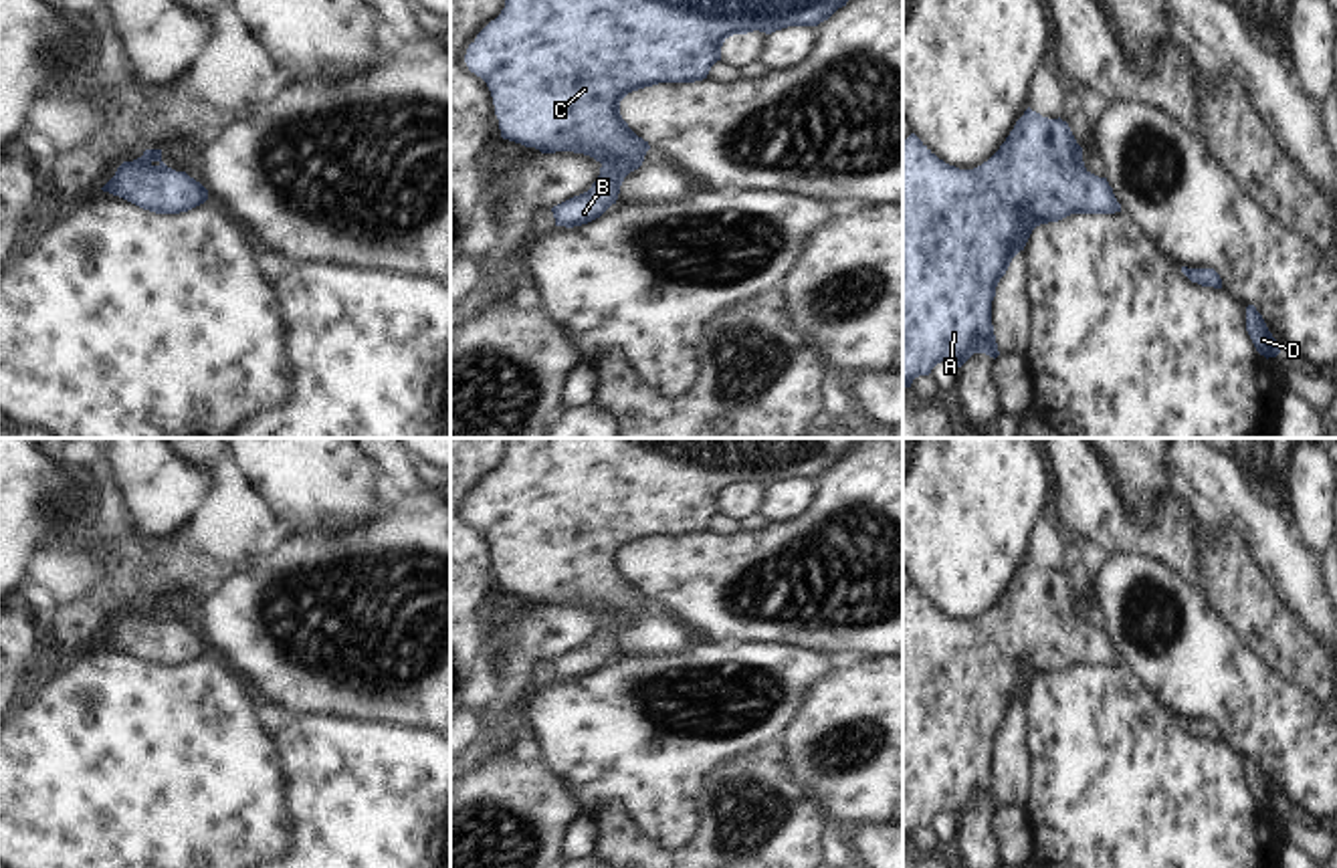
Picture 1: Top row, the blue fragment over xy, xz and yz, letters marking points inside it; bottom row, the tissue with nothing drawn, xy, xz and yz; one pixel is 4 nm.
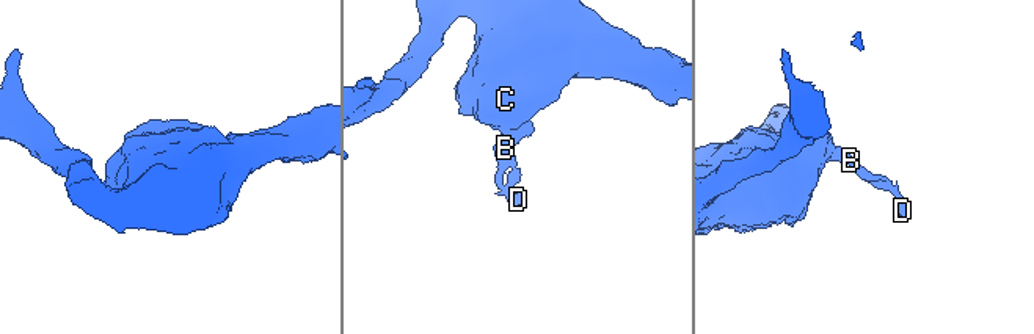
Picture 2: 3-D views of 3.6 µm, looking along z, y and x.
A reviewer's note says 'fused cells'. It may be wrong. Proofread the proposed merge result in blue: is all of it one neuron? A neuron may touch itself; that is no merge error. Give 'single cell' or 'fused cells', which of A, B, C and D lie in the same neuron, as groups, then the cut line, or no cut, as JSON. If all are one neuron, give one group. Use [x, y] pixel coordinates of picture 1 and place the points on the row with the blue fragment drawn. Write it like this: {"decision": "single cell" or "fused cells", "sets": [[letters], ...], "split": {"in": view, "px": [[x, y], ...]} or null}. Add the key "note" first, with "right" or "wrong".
{"note": "wrong", "decision": "single cell", "sets": [["A", "B", "C", "D"]], "split": null}

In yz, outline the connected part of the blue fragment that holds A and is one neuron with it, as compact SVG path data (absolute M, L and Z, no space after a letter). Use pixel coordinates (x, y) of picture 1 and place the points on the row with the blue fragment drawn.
M1030 107L1016 121L1000 149L973 170L939 159L915 133L903 139L903 388L929 375L941 361L961 367L973 353L998 357L992 325L996 287L1012 258L1024 250L1032 230L1070 214L1121 212L1107 178L1085 168L1083 147L1066 121L1048 119Z

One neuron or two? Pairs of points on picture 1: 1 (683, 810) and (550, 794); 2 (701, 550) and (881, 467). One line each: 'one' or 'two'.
1: two
2: one

